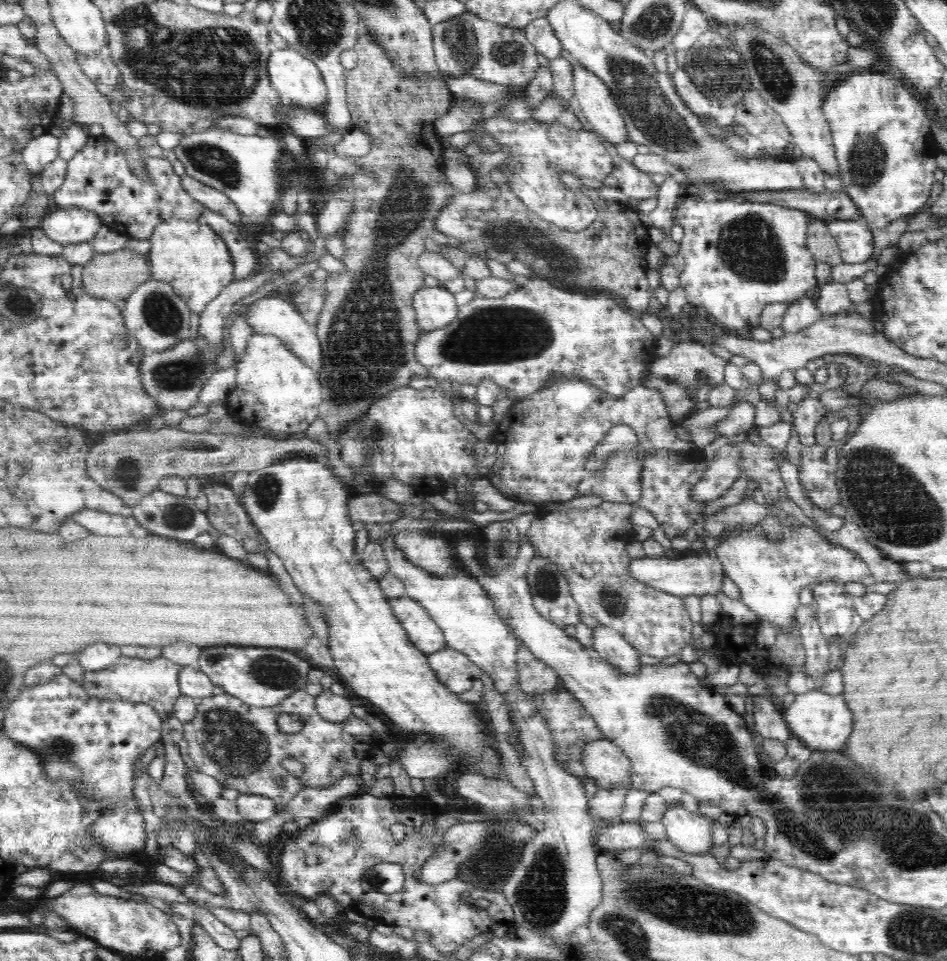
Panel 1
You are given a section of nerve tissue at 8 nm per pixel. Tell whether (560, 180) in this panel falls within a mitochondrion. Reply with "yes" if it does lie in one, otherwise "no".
no

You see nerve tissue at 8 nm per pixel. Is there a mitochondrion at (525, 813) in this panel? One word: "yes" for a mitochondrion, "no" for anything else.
no

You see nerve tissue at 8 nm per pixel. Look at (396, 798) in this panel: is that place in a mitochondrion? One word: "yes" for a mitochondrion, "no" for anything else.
no

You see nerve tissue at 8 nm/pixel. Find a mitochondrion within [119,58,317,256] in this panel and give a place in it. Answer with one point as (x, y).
(215, 162)

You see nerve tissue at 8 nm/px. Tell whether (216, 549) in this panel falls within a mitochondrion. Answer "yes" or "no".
no

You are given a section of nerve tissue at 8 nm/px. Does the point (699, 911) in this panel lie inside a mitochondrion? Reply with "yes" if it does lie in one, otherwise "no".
yes

